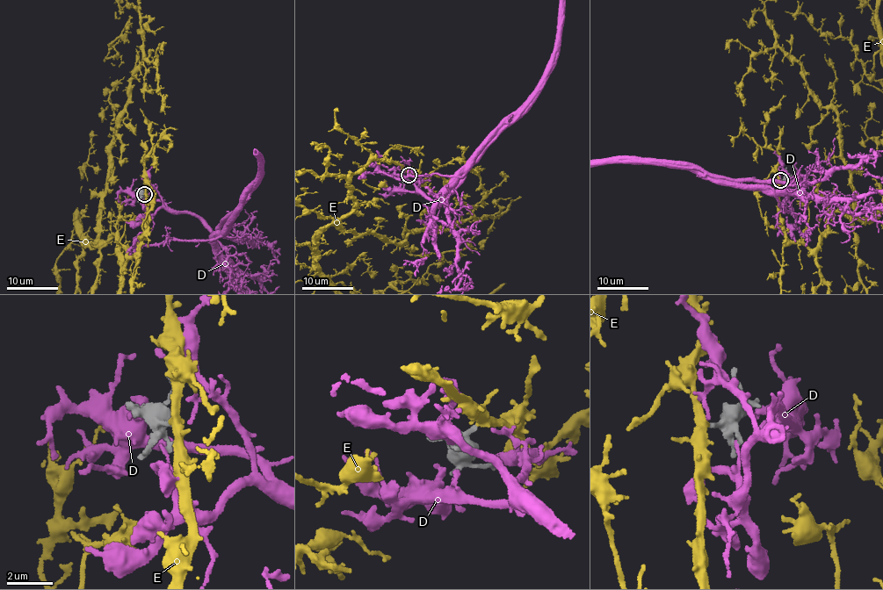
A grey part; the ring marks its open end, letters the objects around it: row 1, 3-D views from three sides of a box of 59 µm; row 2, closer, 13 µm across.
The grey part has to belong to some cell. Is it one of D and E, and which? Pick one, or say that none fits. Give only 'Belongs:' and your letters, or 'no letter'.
Belongs: E

